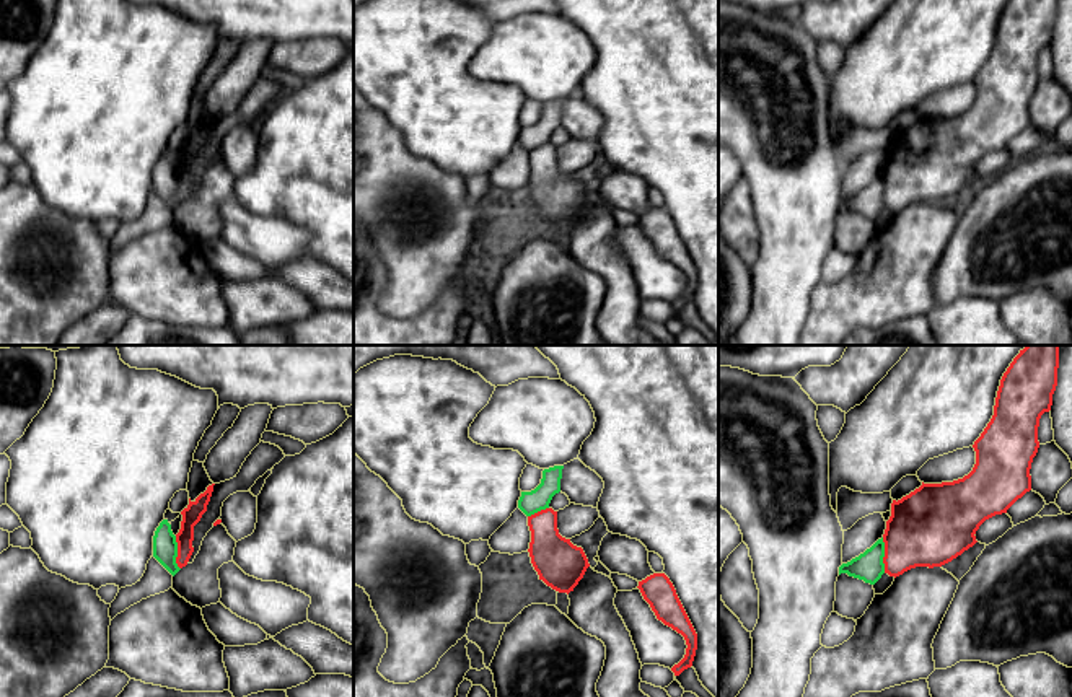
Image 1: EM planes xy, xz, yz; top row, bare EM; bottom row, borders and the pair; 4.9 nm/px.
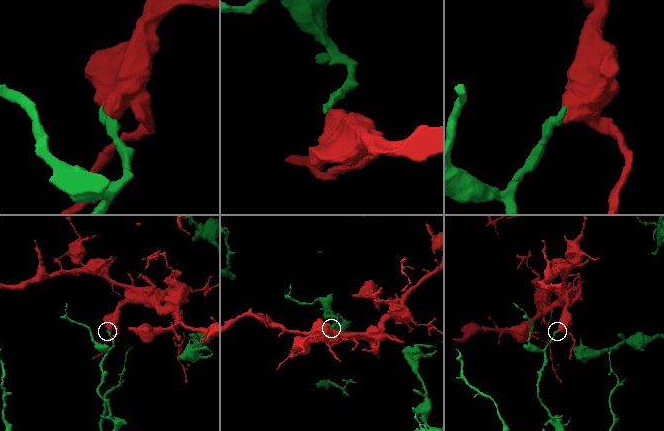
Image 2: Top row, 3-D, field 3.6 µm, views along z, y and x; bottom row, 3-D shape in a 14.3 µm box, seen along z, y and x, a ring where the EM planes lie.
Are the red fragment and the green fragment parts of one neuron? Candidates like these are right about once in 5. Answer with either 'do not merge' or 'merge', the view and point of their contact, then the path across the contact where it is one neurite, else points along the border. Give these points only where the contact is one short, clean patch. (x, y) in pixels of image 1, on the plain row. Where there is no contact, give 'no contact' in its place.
do not merge; contact yz (885, 191); border yz (882, 173), (885, 207)

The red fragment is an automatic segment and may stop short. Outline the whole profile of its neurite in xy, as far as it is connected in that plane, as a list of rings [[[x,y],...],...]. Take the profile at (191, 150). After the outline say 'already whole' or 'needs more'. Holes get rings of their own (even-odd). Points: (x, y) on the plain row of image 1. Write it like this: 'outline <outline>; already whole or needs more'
outline [[[209,121],[204,129],[200,129],[194,137],[189,134],[189,140],[181,147],[182,156],[181,156],[181,164],[176,169],[176,178],[178,178],[178,192],[176,199],[179,204],[186,202],[194,182],[194,161],[200,156],[202,150],[207,147],[207,140],[210,137],[213,121]]]; already whole

